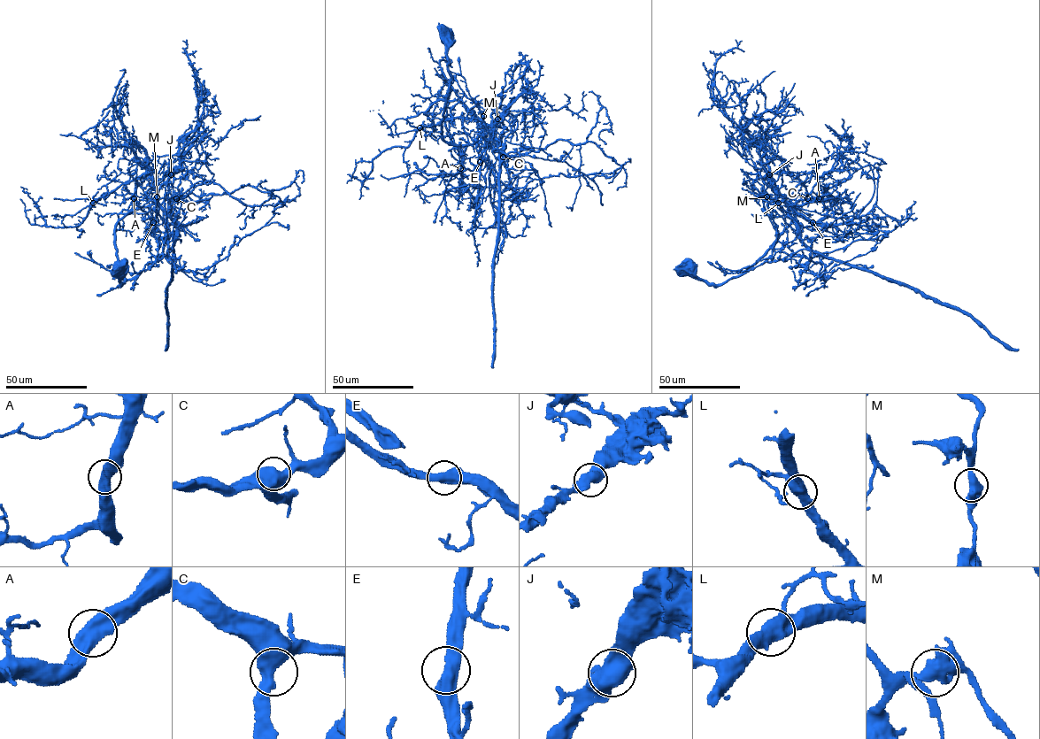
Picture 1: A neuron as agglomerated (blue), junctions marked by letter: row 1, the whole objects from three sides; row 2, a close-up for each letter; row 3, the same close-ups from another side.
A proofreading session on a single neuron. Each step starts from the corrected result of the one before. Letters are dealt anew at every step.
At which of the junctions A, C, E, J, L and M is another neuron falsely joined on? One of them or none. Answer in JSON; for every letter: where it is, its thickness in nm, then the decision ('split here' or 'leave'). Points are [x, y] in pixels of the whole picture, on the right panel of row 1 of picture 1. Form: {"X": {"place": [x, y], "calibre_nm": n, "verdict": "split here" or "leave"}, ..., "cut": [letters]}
{"A": {"place": [819, 198], "calibre_nm": 600, "verdict": "leave"}, "C": {"place": [807, 198], "calibre_nm": 500, "verdict": "leave"}, "E": {"place": [812, 222], "calibre_nm": 550, "verdict": "leave"}, "J": {"place": [769, 174], "calibre_nm": 600, "verdict": "leave"}, "L": {"place": [778, 203], "calibre_nm": 550, "verdict": "leave"}, "M": {"place": [766, 196], "calibre_nm": 600, "verdict": "leave"}, "cut": []}

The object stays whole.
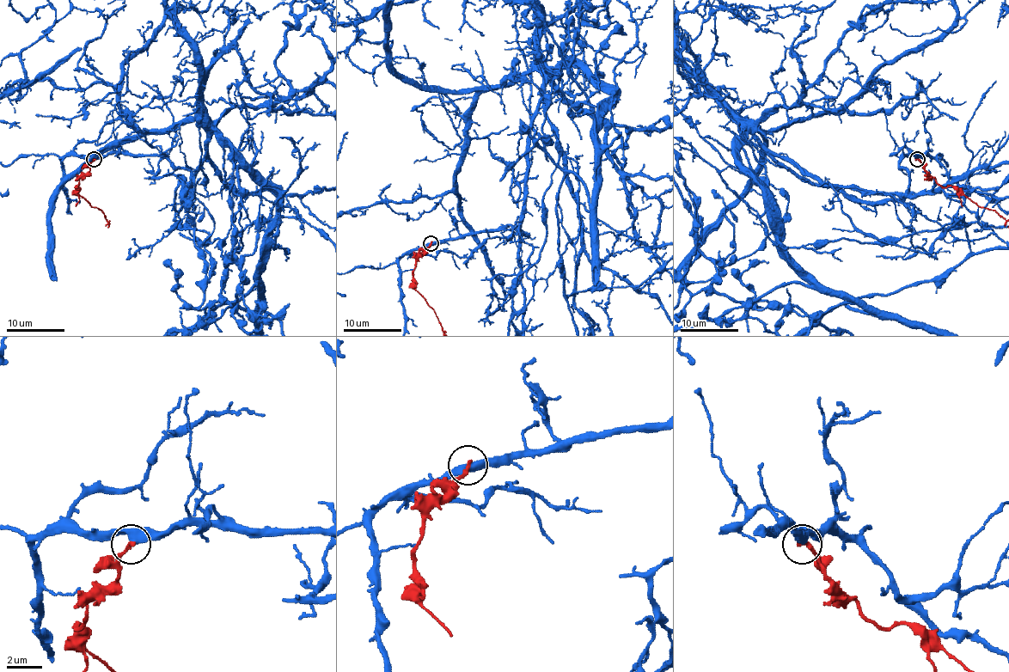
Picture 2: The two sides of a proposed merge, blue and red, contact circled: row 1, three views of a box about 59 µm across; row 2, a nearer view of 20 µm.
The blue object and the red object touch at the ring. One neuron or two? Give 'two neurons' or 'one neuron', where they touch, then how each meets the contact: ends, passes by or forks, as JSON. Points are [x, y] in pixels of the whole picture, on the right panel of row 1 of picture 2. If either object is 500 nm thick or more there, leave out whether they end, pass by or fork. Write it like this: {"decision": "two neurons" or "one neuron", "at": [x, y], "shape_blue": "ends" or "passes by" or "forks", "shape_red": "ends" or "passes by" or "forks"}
{"decision": "two neurons", "at": [917, 159], "shape_blue": "passes by", "shape_red": "ends"}

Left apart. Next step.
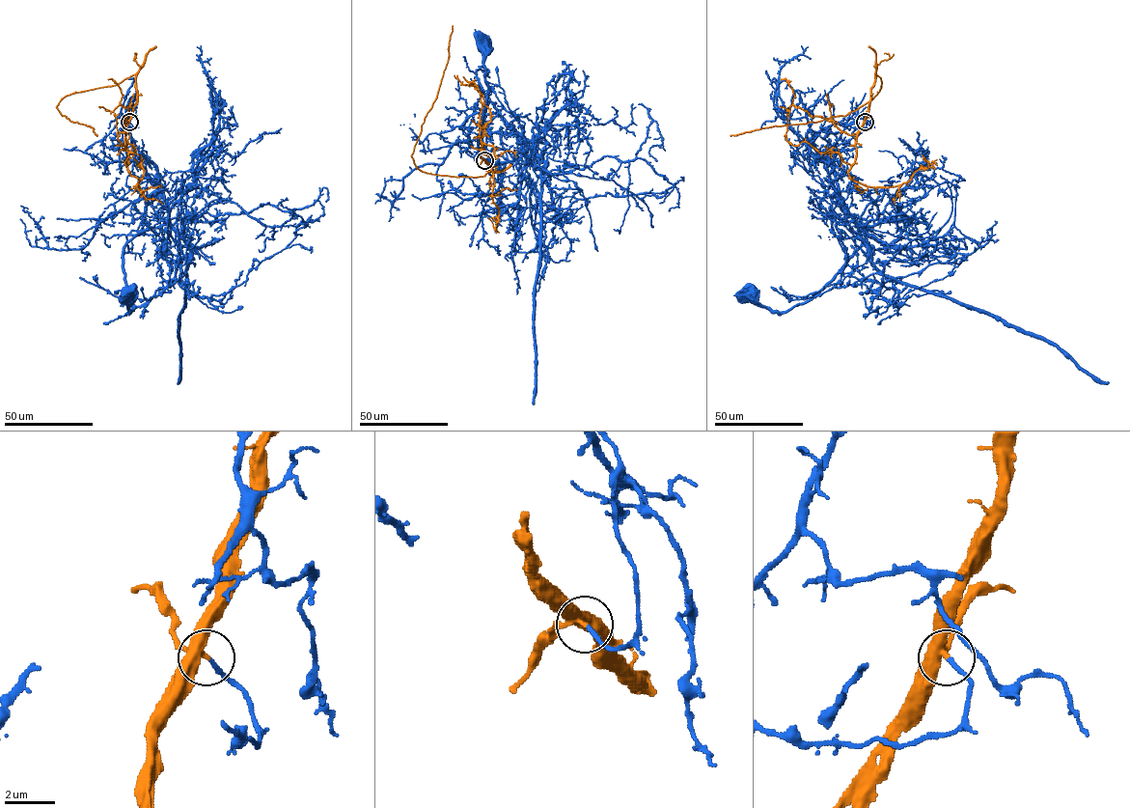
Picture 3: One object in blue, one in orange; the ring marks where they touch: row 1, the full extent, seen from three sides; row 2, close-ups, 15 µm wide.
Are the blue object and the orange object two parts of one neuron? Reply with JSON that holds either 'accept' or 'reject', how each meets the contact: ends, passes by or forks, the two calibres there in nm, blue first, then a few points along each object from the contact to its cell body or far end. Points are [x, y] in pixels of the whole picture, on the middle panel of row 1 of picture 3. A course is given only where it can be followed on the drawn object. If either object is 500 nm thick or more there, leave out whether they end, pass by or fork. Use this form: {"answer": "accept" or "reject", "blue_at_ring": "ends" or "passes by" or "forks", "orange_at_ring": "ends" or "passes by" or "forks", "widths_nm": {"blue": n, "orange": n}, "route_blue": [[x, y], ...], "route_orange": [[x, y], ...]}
{"answer": "reject", "blue_at_ring": "ends", "orange_at_ring": "forks", "widths_nm": {"blue": 170, "orange": 320}, "route_blue": [[484, 160], [490, 101], [523, 139], [523, 153], [513, 160], [481, 155], [487, 93], [483, 42]], "route_orange": [[484, 160], [491, 166], [490, 172], [484, 176], [454, 177], [421, 171], [411, 157], [445, 69], [452, 26]]}

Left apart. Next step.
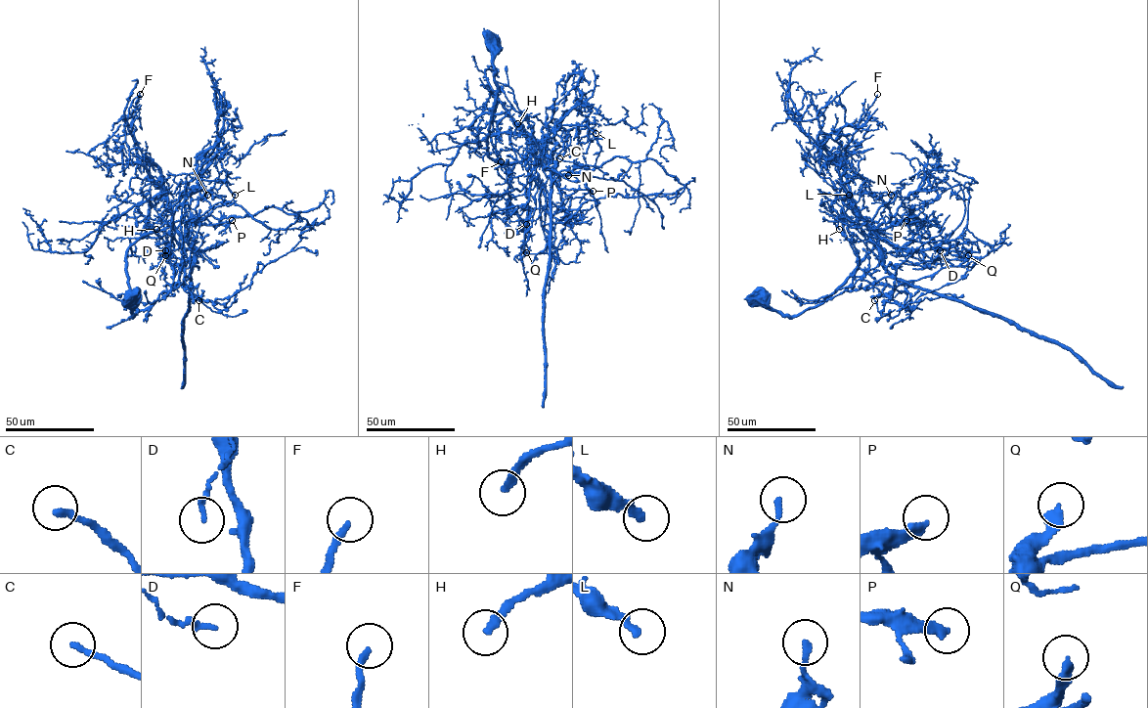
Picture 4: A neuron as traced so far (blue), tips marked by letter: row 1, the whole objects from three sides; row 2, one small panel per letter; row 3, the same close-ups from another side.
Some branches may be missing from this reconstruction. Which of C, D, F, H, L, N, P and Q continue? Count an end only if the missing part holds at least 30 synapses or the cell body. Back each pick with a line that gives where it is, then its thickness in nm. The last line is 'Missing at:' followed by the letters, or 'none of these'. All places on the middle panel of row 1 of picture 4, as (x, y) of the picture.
C: place (559, 158); calibre 200 nm
L: place (596, 133); calibre 200 nm
P: place (593, 191); calibre 320 nm
Missing at: C, L, P

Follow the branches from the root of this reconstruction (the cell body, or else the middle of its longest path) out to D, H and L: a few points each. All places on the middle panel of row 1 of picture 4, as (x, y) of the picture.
D: (492, 42), (497, 44), (493, 60), (497, 91), (487, 154), (502, 162), (535, 158), (526, 224)
H: (492, 42), (491, 157), (516, 162), (531, 155), (532, 137), (520, 124), (525, 119), (517, 123)
L: (492, 42), (491, 157), (524, 161), (560, 125), (586, 125), (596, 133)

